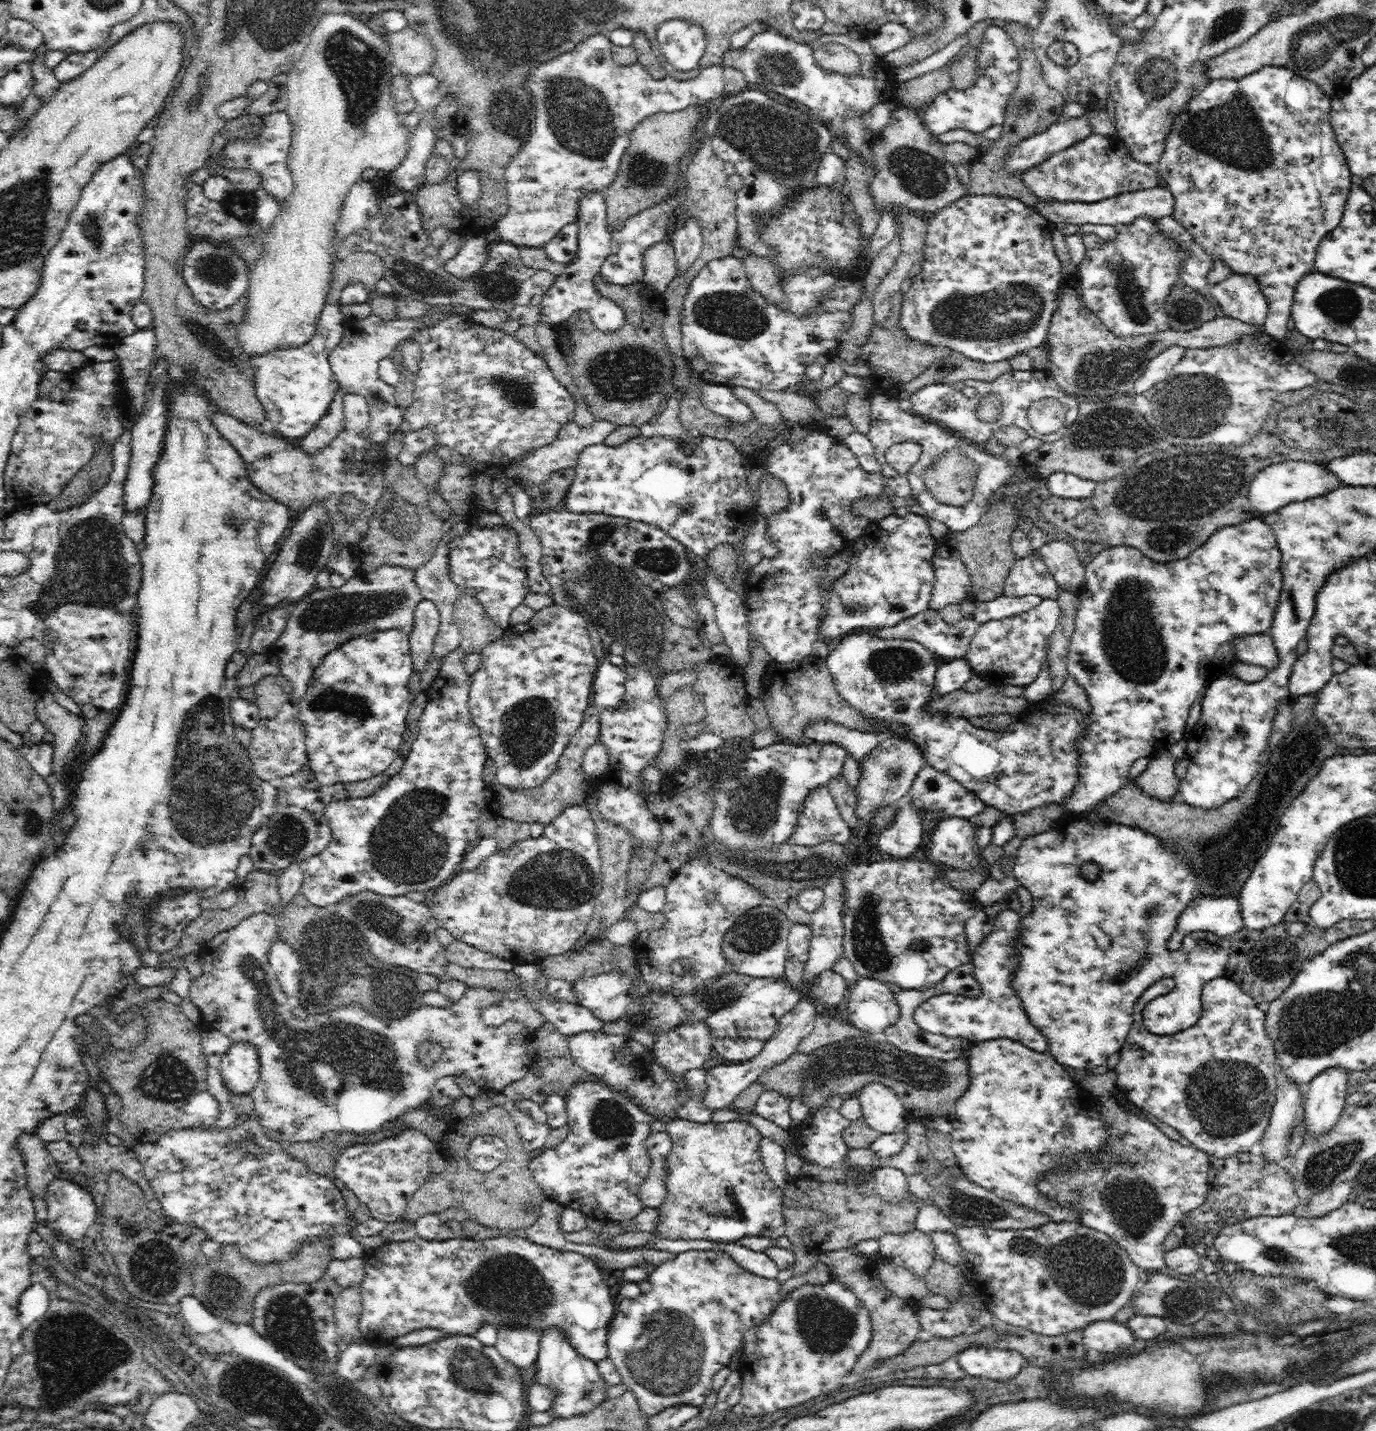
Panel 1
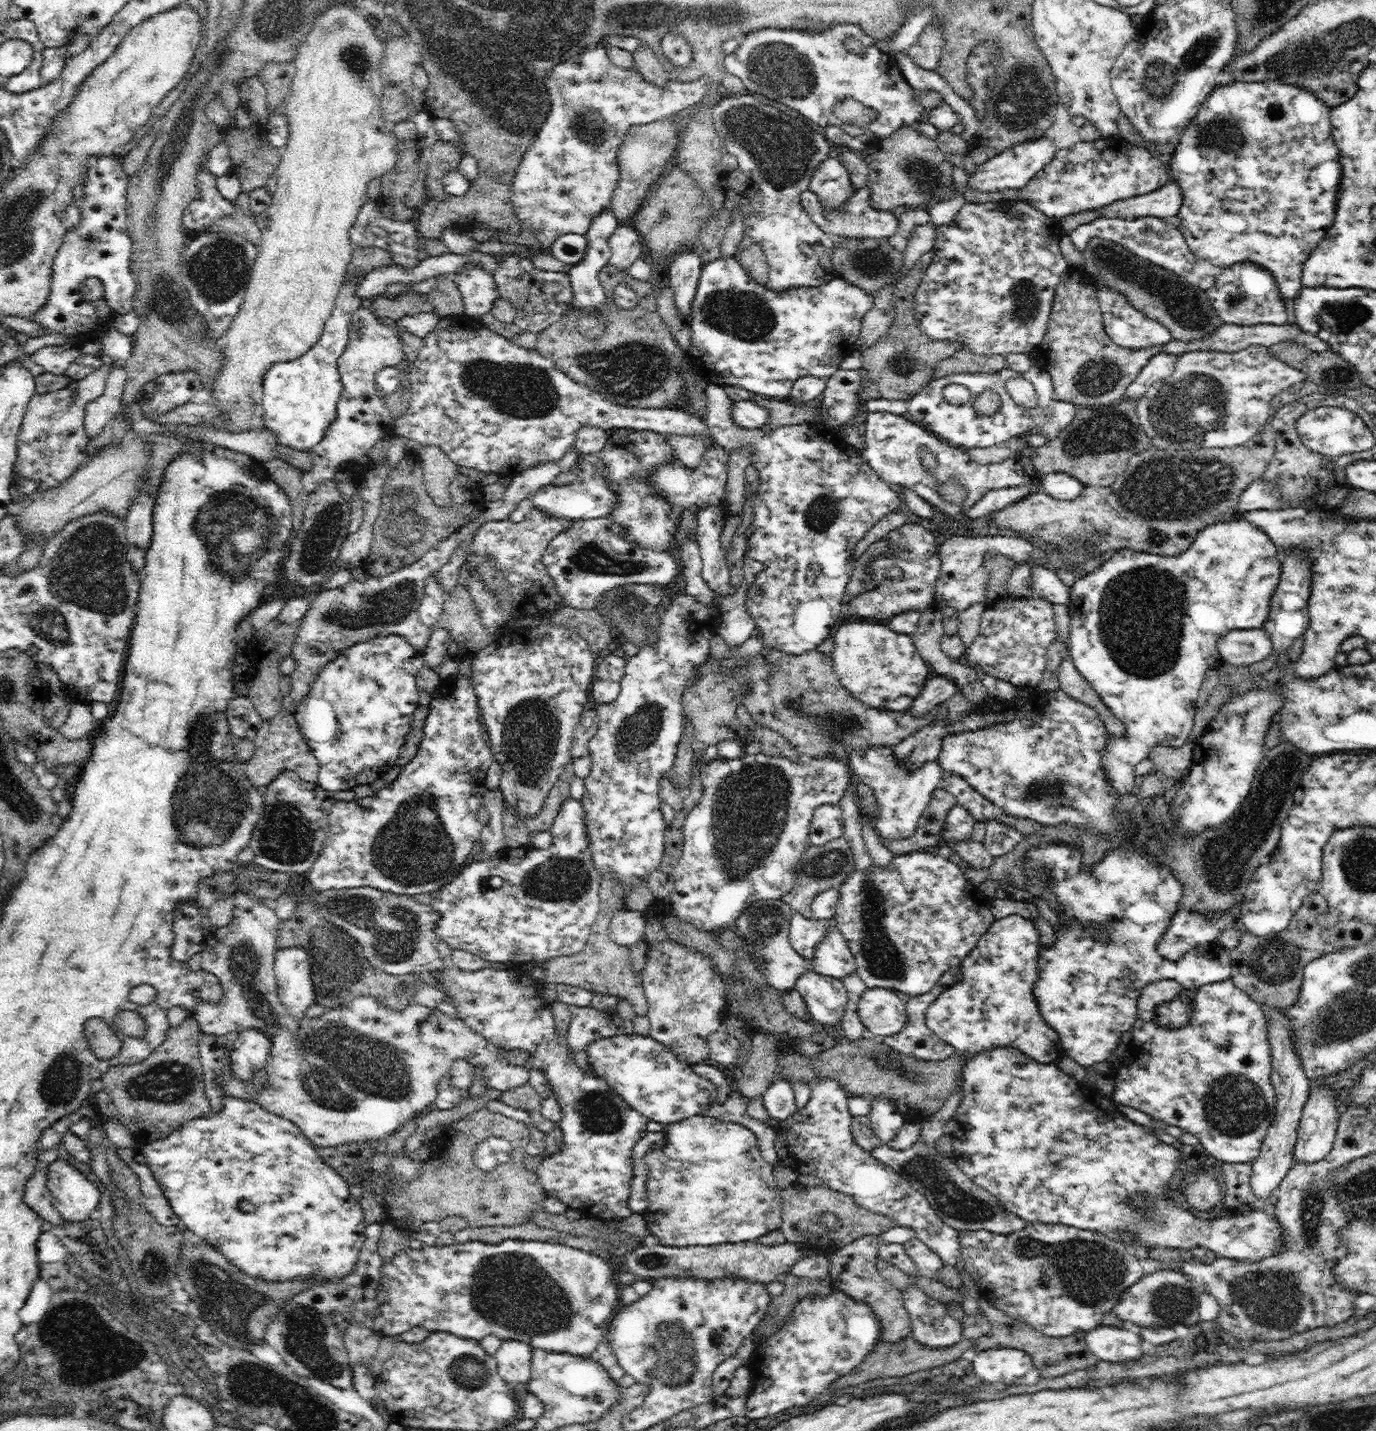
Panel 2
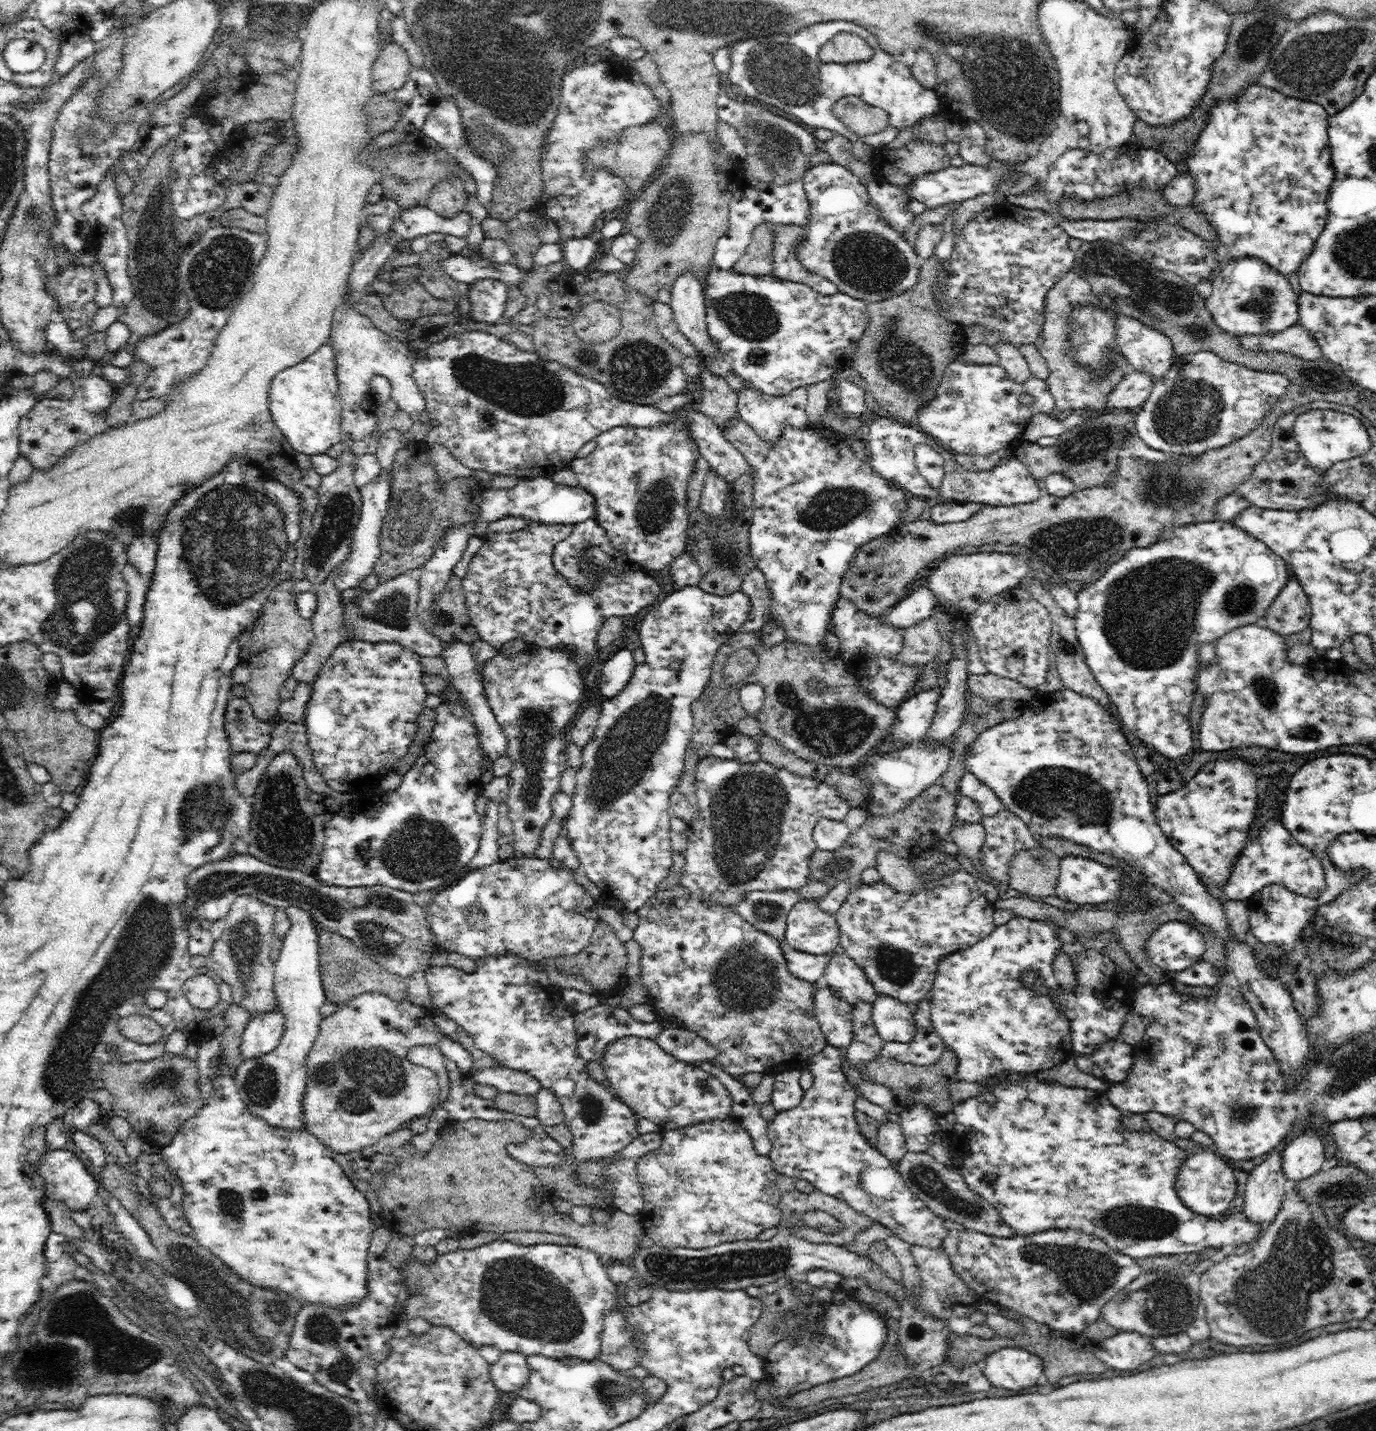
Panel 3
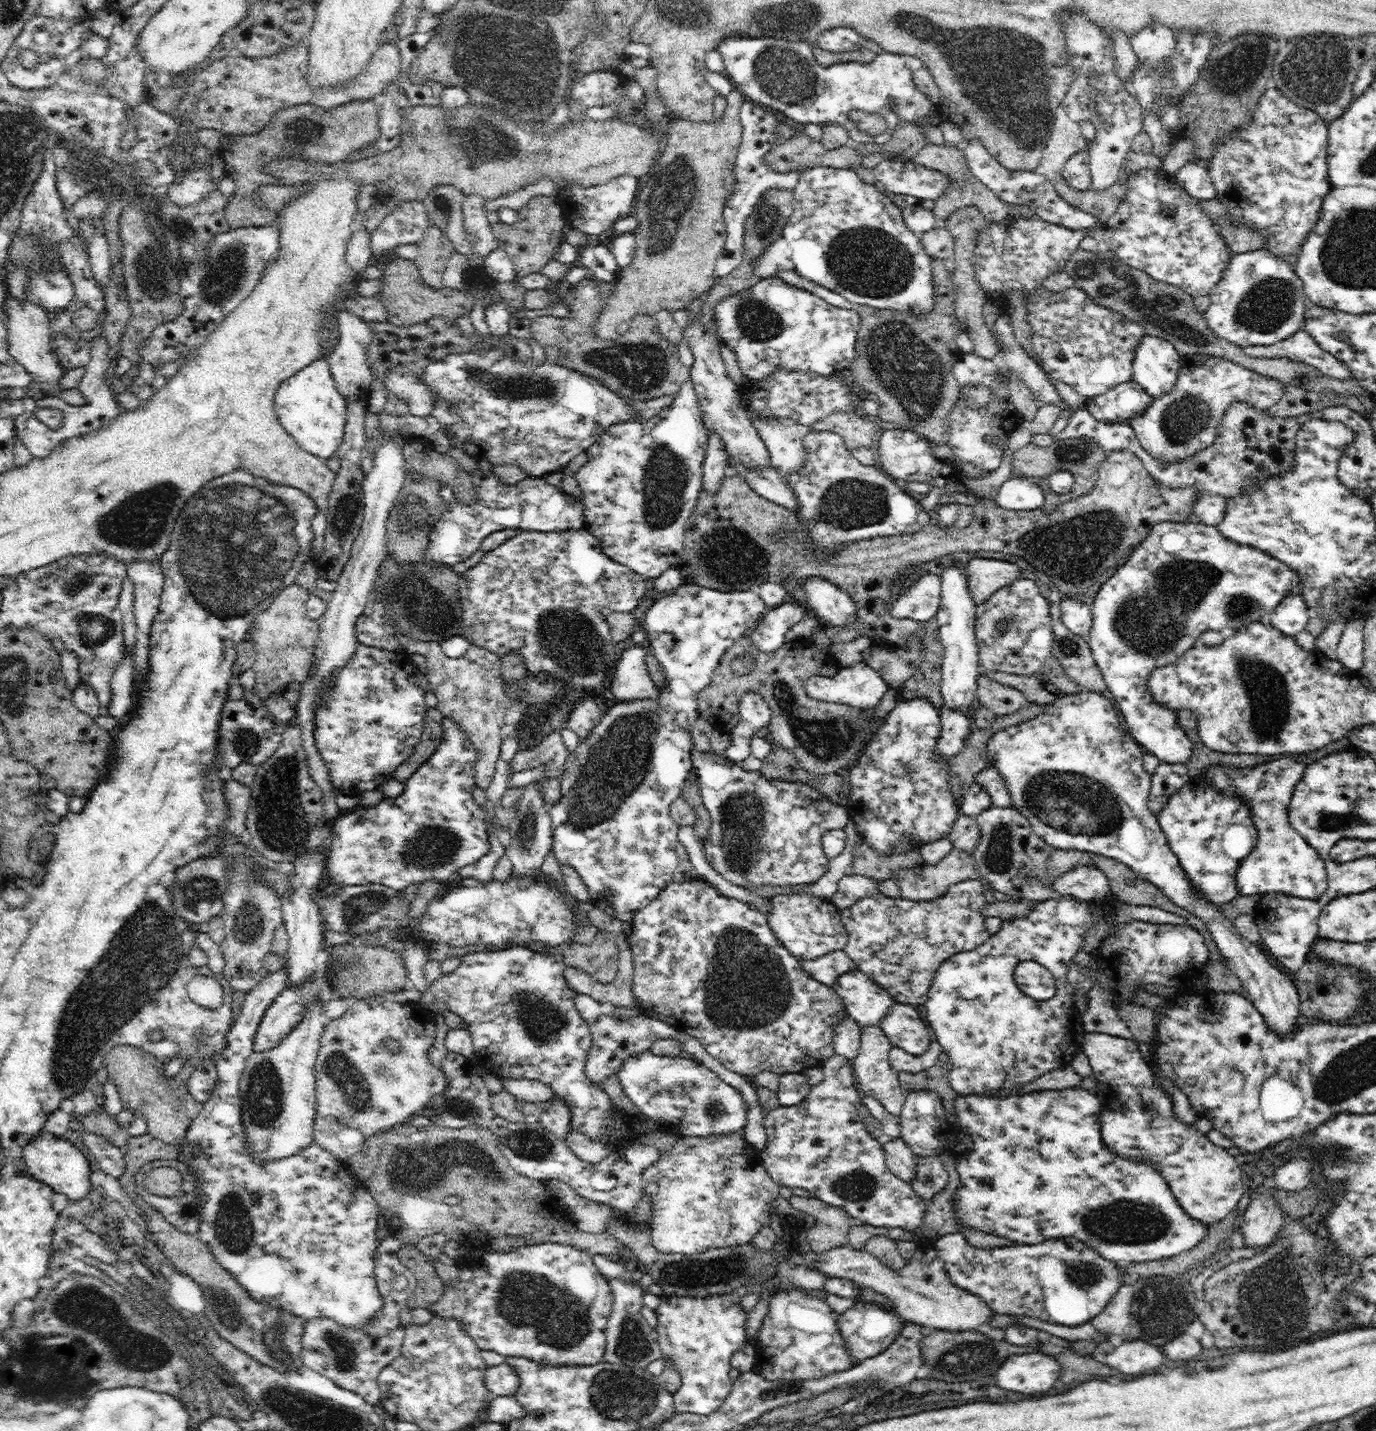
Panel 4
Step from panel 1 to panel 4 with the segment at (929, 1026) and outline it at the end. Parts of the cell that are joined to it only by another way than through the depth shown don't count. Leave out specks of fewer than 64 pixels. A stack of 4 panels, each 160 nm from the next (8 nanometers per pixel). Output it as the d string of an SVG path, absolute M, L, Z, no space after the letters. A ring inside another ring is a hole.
M1070 895L1037 901L1026 918L1012 917L1004 921L1000 931L991 934L985 944L972 951L950 956L938 968L924 1004L926 1018L936 1034L937 1042L950 1057L949 1083L964 1100L977 1100L1000 1088L1016 1090L1050 1070L1070 1065L1076 1054L1082 1052L1081 1042L1086 1032L1066 985L1072 958L1083 949L1085 935L1097 924L1089 908L1091 904L1096 906L1098 903L1096 900L1089 903ZM1025 960L1034 960L1050 970L1057 983L1052 998L1036 1001L1019 990L1014 972L1019 962Z

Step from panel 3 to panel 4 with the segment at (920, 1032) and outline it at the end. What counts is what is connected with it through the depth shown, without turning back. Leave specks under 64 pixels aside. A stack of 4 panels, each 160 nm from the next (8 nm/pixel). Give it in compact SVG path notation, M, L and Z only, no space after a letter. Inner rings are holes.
M936 1041L931 1042L931 1046L927 1052L918 1055L906 1053L902 1048L894 1047L890 1050L889 1061L894 1068L894 1071L922 1072L938 1062L938 1056L943 1052L942 1046Z

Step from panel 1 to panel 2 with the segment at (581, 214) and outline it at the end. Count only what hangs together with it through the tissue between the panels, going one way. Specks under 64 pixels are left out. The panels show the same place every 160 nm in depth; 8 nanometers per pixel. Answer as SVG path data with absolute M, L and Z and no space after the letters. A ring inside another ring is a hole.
M610 208L600 210L600 214L596 214L596 216L592 218L590 229L585 235L587 244L584 258L582 258L578 264L569 266L566 269L568 277L570 277L570 283L572 283L572 293L574 293L570 304L568 304L568 310L573 311L576 310L576 308L593 306L594 308L598 308L600 313L606 314L607 298L605 288L601 285L598 276L600 270L608 265L608 260L611 255L608 239L610 239L610 236L619 228L619 221L620 220L611 212Z

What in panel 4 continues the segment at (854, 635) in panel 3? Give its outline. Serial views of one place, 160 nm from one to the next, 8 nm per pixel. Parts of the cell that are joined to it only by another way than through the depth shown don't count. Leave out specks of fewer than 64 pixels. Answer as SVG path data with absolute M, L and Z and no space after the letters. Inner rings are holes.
M808 578L803 582L806 608L825 626L851 627L857 615L852 597L836 584L822 578Z

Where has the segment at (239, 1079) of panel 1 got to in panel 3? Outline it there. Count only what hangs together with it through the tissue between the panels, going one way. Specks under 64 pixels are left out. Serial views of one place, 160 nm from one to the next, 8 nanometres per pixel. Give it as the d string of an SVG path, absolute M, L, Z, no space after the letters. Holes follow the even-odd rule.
M278 1005L271 1011L251 1017L245 1026L240 1046L244 1060L254 1060L275 1050L282 1041L284 1015Z

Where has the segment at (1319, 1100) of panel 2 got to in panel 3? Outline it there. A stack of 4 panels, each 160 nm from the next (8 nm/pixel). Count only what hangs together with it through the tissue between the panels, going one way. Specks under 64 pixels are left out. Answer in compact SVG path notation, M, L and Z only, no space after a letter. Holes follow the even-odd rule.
M1307 1128L1302 1134L1288 1141L1281 1153L1284 1174L1292 1182L1309 1178L1320 1172L1328 1154L1324 1151L1323 1134Z

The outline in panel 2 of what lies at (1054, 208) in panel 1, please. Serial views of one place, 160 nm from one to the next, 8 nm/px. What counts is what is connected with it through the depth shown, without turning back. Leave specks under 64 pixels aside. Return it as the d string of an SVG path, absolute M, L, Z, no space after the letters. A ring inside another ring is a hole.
M1176 182L1169 183L1168 185L1161 186L1158 190L1149 192L1148 194L1140 196L1132 196L1126 200L1116 200L1108 206L1104 206L1094 211L1098 211L1100 216L1114 216L1124 218L1136 218L1141 216L1153 216L1161 219L1174 219L1180 210L1182 204L1182 188Z

